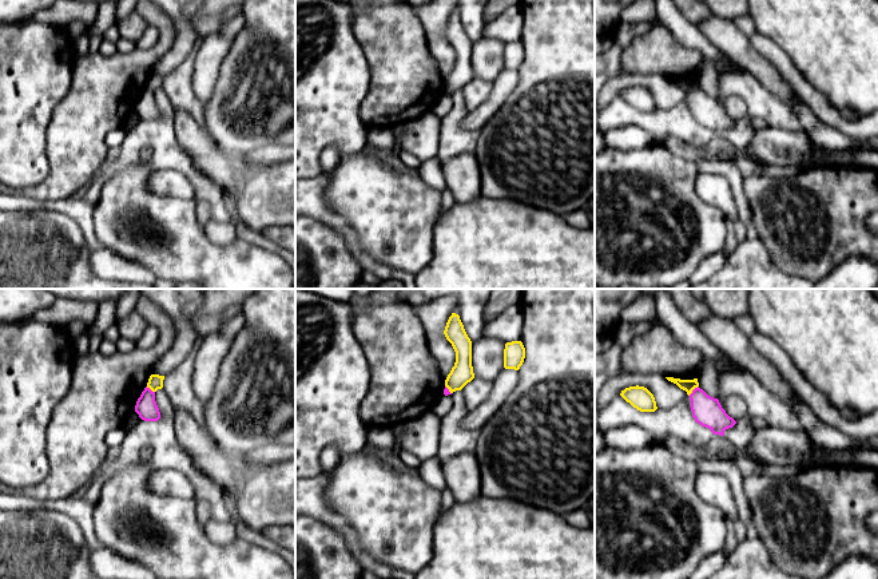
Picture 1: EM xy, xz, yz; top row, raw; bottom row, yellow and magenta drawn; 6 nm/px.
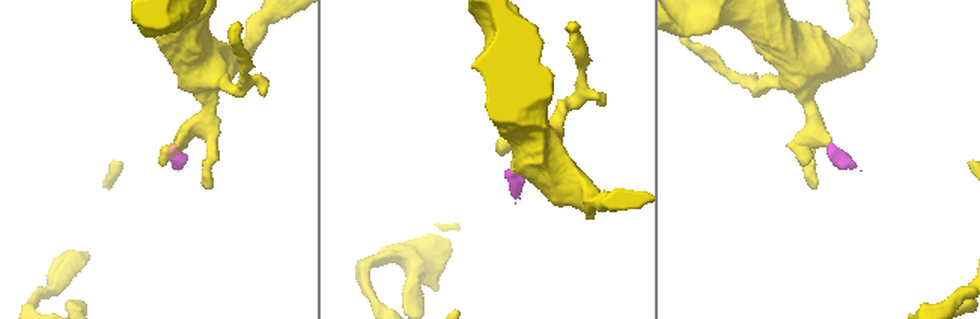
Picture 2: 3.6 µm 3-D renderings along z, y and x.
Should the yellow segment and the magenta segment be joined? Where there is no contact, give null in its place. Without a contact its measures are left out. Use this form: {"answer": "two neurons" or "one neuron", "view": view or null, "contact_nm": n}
{"answer": "two neurons", "view": "yz", "contact_nm": 90}

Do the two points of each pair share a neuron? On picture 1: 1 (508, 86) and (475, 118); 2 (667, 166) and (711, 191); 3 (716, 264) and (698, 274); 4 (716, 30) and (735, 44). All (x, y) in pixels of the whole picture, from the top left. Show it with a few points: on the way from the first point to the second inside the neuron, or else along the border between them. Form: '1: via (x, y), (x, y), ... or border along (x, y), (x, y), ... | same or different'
1: via (500, 94), (483, 112) | same
2: border along (698, 173), (695, 191), (704, 201), (715, 206) | different
3: via (712, 264), (702, 273) | same
4: via (720, 32), (731, 42) | same

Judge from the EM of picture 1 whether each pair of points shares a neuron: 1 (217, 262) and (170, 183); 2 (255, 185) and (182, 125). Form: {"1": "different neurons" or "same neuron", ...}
{"1": "different neurons", "2": "same neuron"}

